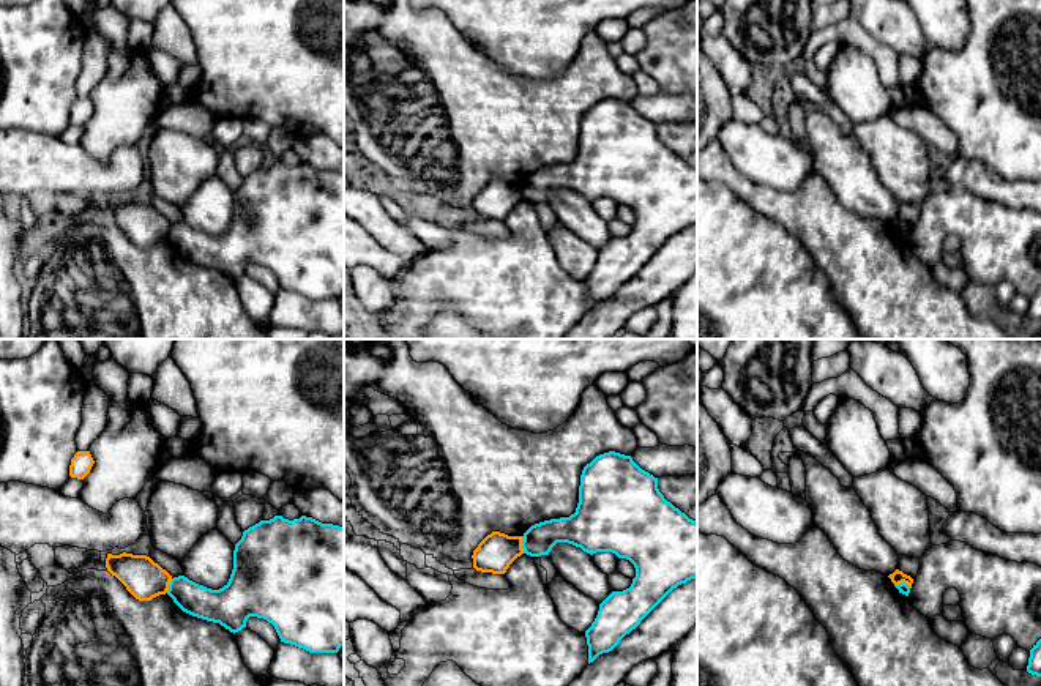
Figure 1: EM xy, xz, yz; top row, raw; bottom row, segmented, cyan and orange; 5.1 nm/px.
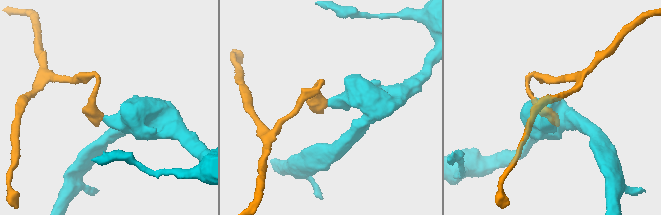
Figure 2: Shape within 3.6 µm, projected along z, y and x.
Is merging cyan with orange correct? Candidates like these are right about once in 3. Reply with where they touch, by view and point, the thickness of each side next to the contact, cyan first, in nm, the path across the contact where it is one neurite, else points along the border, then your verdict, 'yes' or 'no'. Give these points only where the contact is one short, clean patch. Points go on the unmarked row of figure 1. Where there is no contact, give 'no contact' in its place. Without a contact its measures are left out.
meets cyan in xz at (522, 191); 160 nm thick on the cyan side, 190 nm on the other; border along xz (524, 183), (522, 199); no

